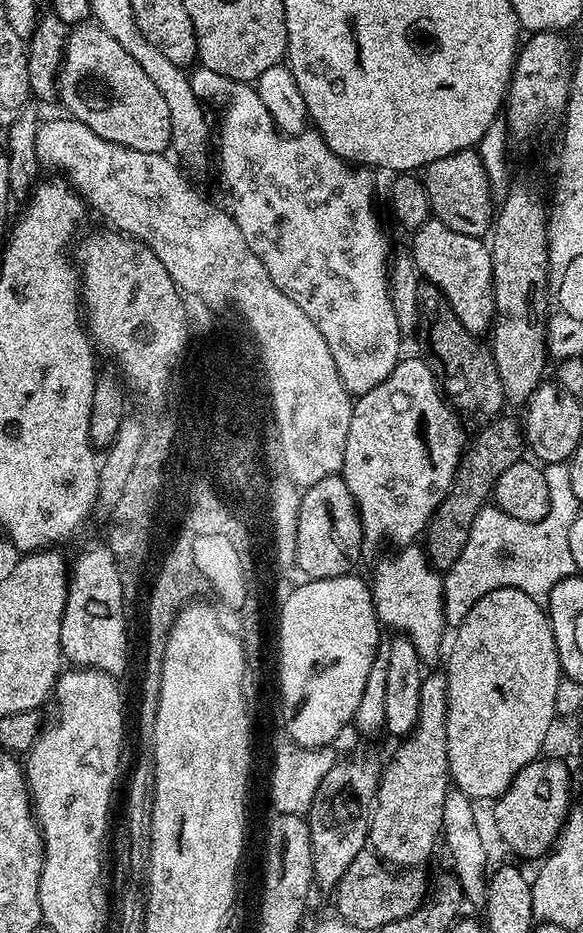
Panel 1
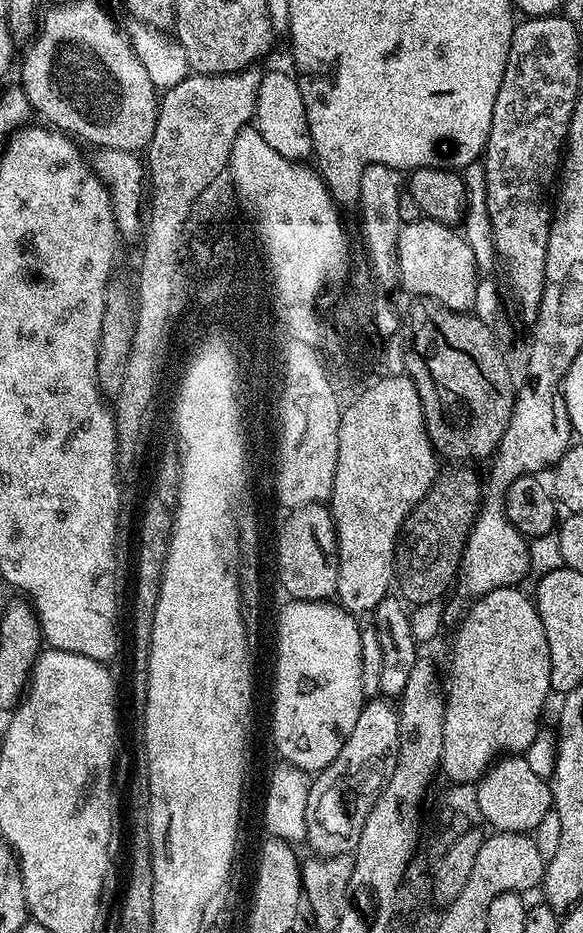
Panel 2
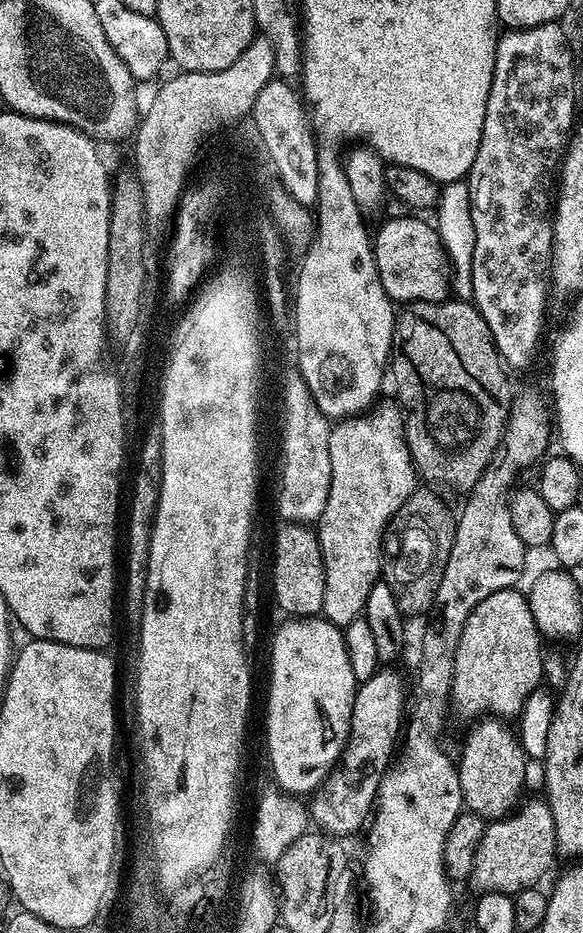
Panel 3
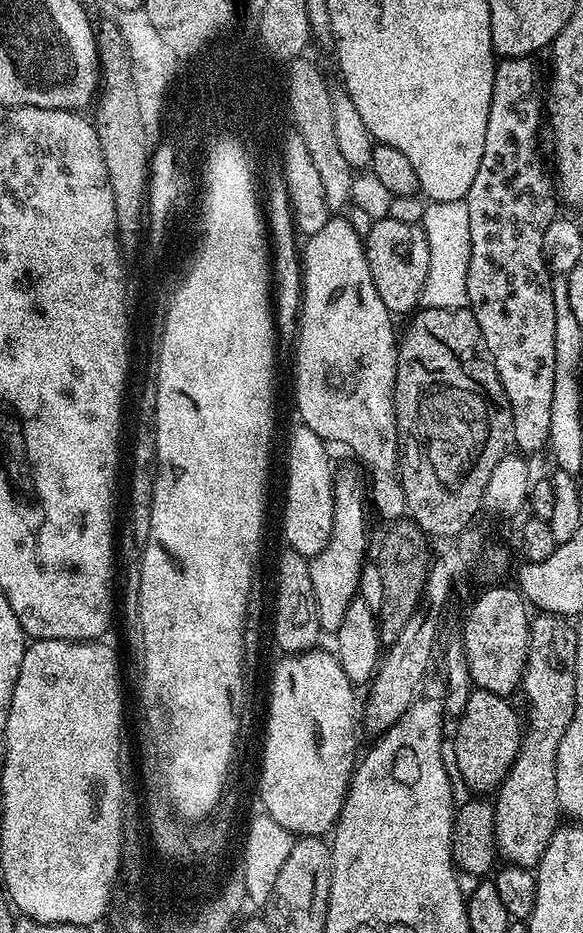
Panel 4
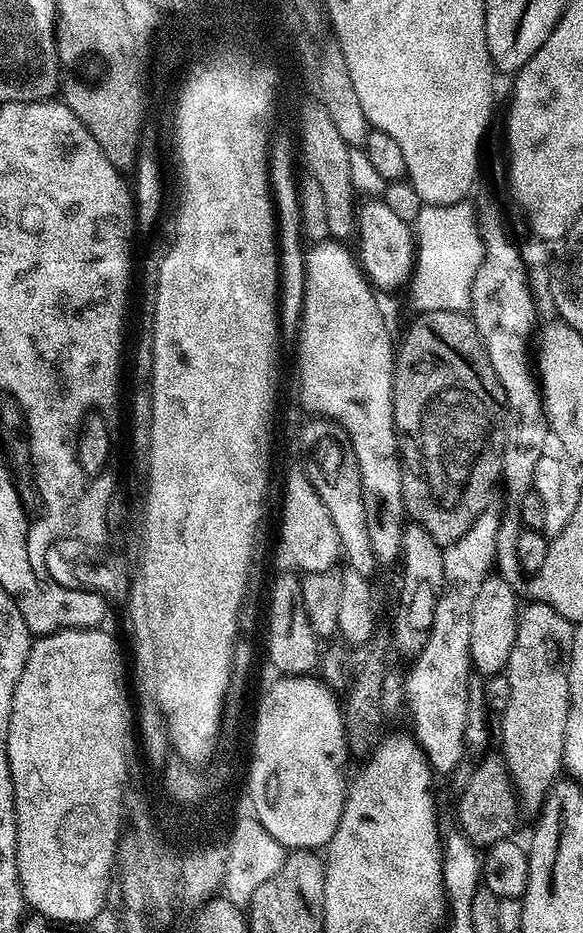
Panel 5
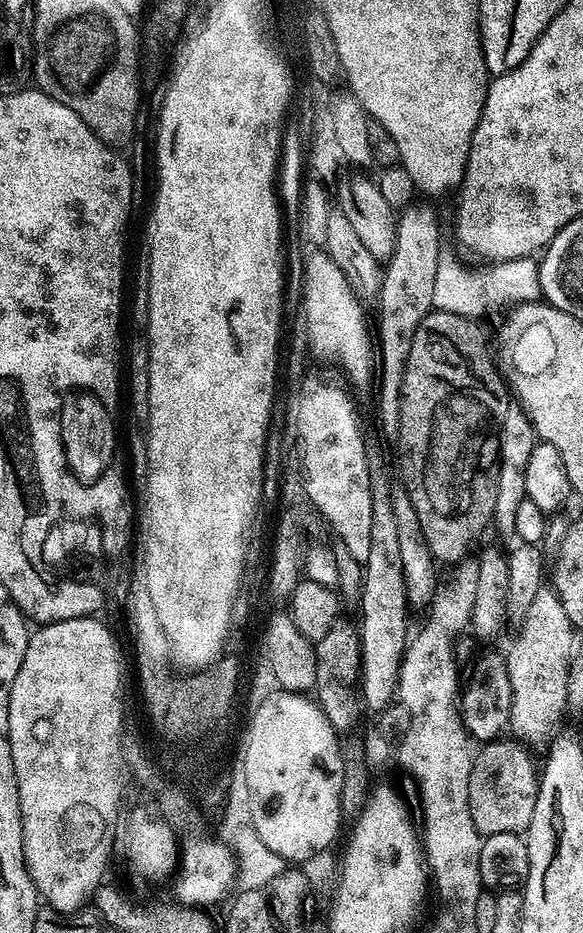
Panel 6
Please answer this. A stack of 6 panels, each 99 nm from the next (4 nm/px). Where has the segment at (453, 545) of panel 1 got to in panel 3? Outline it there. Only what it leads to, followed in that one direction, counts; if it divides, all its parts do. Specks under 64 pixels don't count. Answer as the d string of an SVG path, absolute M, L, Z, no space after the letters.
M419 487L392 515L381 544L381 575L390 586L398 608L406 618L428 611L435 605L456 525L453 517L438 502L433 502L427 487Z

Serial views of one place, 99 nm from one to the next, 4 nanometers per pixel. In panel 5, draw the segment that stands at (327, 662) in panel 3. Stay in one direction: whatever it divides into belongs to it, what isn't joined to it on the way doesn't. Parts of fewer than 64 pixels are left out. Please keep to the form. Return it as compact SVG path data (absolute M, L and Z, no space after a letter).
M288 678L288 684L280 684L280 688L276 688L276 692L272 692L272 696L268 696L268 700L264 700L264 708L260 708L260 725L258 725L258 738L256 739L256 765L250 766L250 794L252 800L256 800L256 808L258 810L258 822L262 822L264 829L270 834L270 838L274 838L285 850L292 850L292 848L312 848L308 850L320 850L328 845L330 838L334 834L334 830L338 830L338 822L342 818L342 810L344 809L344 798L346 795L346 776L344 780L344 767L350 764L350 757L347 748L347 738L344 733L344 713L342 711L341 703L336 702L333 691L324 683L323 679L318 679L313 683L312 680L304 680L299 678Z

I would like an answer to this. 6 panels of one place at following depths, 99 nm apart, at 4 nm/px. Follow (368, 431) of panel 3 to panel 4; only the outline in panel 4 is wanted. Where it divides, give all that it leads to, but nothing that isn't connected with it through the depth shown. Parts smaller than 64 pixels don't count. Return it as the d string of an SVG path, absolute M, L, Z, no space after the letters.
M344 468L335 473L332 481L332 534L325 548L317 554L315 566L311 567L310 582L314 582L314 602L318 602L318 622L328 634L335 634L338 626L342 626L342 614L346 614L346 606L357 599L360 575L366 563L364 555L368 552L368 516L364 513L366 480L361 469L356 468Z

